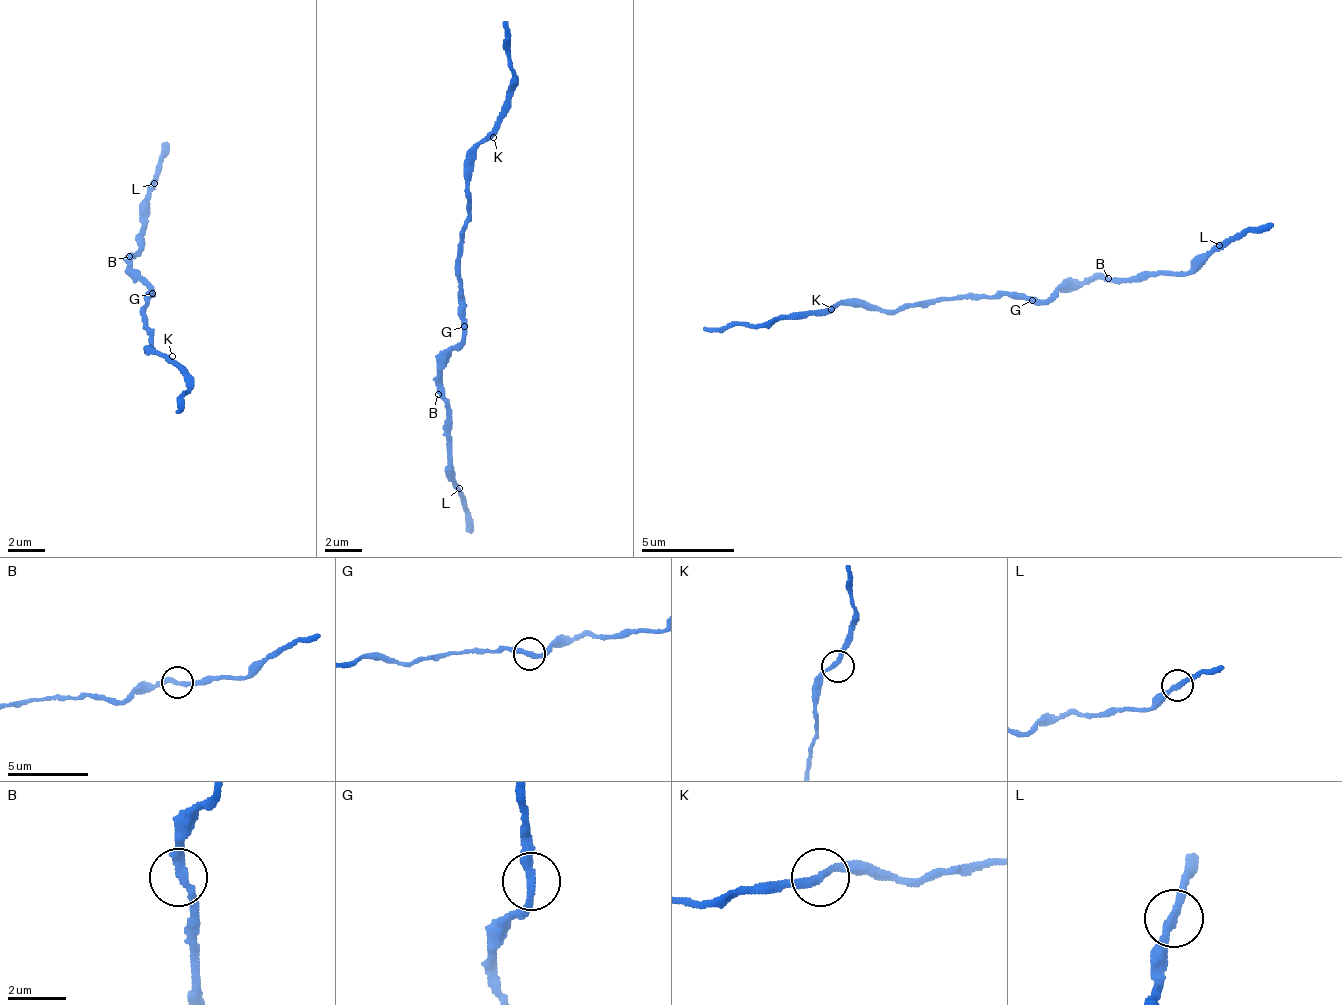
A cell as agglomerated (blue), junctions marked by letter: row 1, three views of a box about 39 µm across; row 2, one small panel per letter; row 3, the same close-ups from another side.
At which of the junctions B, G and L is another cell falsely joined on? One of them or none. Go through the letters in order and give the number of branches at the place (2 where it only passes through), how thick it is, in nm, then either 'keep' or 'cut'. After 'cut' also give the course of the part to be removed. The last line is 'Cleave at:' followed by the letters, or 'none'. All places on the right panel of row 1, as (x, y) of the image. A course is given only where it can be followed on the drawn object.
B: 2 | 280 nm | keep
G: 2 | 280 nm | keep
L: 2 | 260 nm | keep
Cleave at: none

